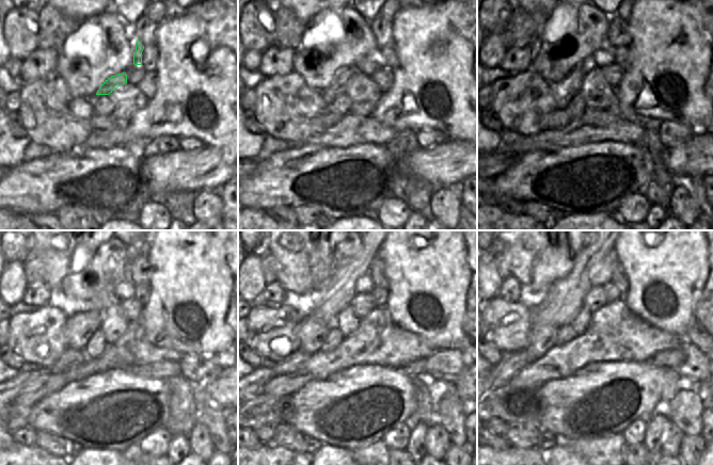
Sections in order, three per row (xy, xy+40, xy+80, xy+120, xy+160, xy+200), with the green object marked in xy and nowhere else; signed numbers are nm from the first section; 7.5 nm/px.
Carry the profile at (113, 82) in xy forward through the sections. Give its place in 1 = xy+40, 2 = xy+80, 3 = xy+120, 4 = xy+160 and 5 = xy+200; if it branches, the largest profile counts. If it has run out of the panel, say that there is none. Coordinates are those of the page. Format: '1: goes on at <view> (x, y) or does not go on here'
1: goes on at xy+40 (338, 83)
2: goes on at xy+80 (564, 91)
3: goes on at xy+120 (79, 329)
4: goes on at xy+160 (312, 332)
5: goes on at xy+200 (542, 337)

